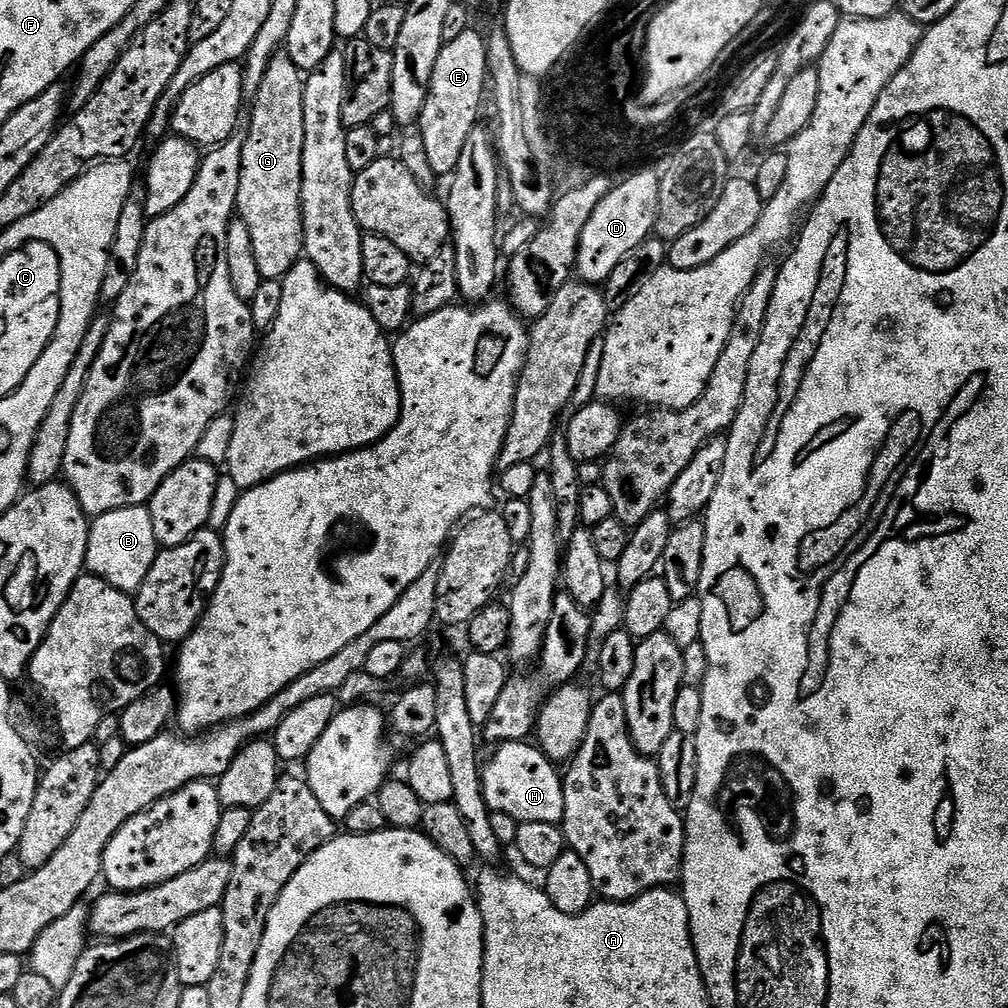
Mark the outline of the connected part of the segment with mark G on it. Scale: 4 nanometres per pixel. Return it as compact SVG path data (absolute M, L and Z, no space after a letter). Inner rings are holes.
M287 51L275 52L272 56L272 63L260 91L254 97L256 106L252 110L252 121L246 127L244 145L242 146L242 174L238 182L238 194L236 195L236 212L242 222L246 222L246 230L250 230L250 242L254 246L254 262L258 262L258 270L265 280L283 281L285 274L294 267L302 258L304 250L304 210L302 208L302 150L306 138L306 122L304 121L304 80L298 66L289 58Z

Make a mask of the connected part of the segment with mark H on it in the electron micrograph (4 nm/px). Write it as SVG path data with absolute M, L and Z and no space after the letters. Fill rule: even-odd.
M512 740L509 744L495 749L492 761L483 765L484 797L488 811L501 812L512 822L564 823L564 782L561 773L556 773L557 765L549 760L539 747L532 742Z

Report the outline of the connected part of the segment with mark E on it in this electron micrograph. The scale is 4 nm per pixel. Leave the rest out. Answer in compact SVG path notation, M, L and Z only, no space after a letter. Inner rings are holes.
M469 30L445 43L438 62L434 62L426 106L418 121L422 140L426 142L426 158L430 158L430 170L434 170L437 178L448 178L455 172L462 146L466 146L466 138L477 127L484 84L486 88L489 80L487 39L483 35Z

